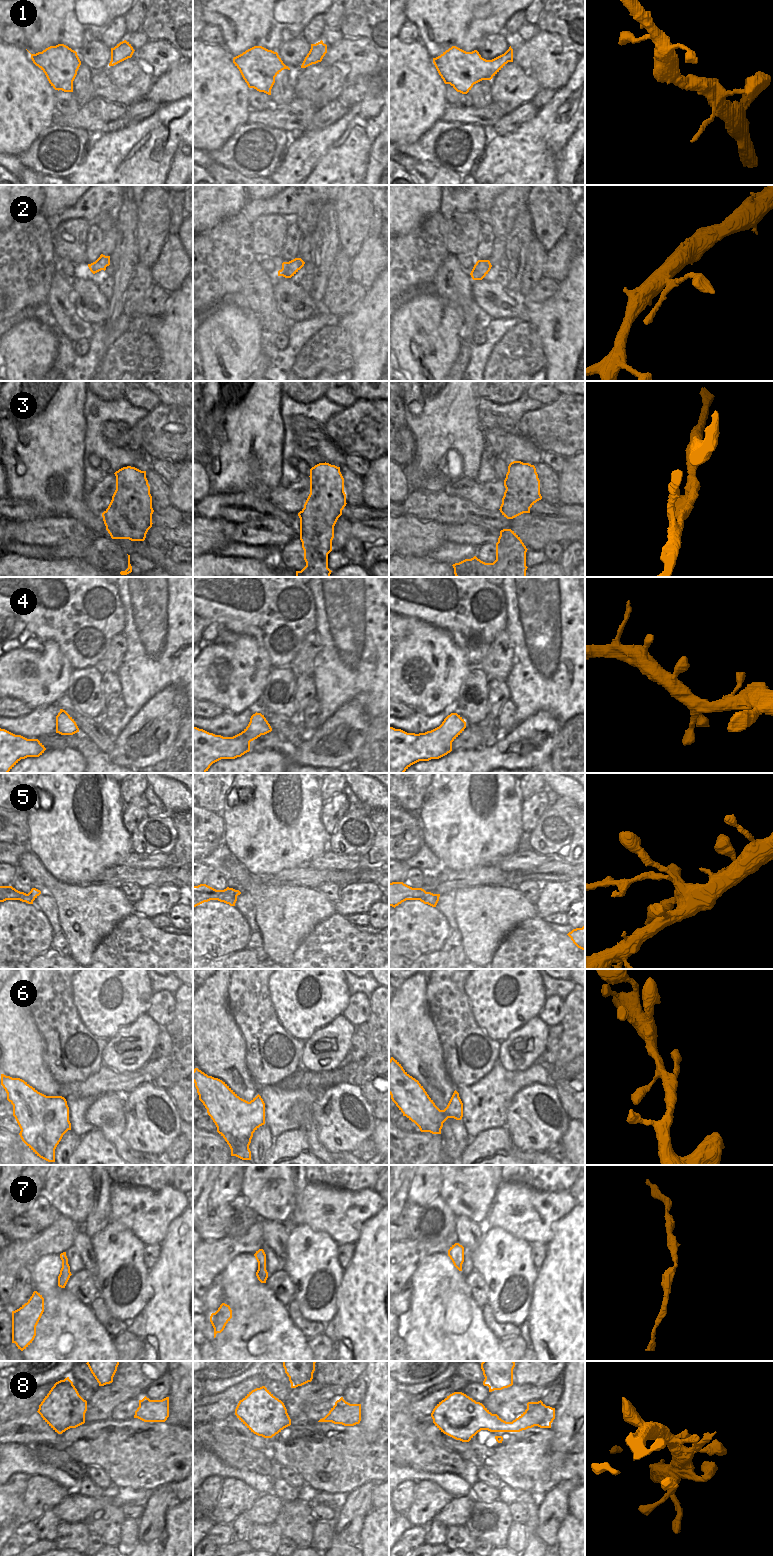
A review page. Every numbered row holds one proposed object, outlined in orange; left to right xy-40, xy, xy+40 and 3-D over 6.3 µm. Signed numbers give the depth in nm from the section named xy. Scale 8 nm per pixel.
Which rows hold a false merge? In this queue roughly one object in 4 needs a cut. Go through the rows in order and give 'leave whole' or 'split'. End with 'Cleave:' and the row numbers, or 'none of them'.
1: leave whole
2: leave whole
3: leave whole
4: leave whole
5: split
6: leave whole
7: leave whole
8: leave whole
Cleave: 5

